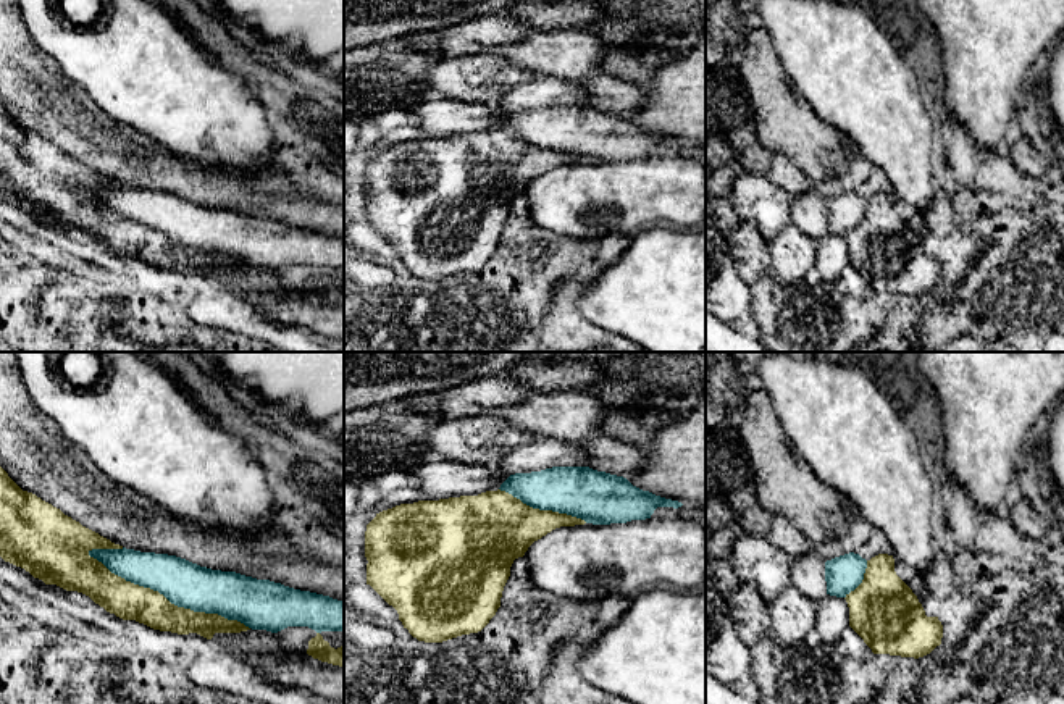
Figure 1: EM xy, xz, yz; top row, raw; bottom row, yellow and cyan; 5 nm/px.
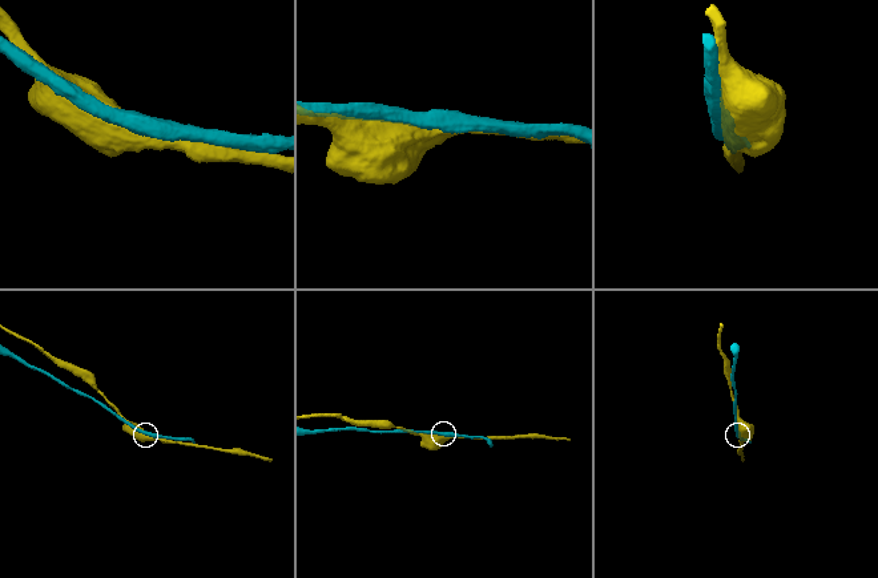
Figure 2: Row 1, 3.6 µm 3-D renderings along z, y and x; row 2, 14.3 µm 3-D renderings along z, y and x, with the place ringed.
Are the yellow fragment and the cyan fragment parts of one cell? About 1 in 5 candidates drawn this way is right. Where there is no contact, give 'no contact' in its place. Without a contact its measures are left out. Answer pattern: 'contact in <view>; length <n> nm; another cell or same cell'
contact in xy; length 900 nm; another cell

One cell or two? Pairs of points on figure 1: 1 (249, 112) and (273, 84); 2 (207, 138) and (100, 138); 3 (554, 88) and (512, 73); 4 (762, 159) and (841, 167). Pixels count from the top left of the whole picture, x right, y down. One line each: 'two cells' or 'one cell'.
1: two cells
2: two cells
3: two cells
4: two cells

